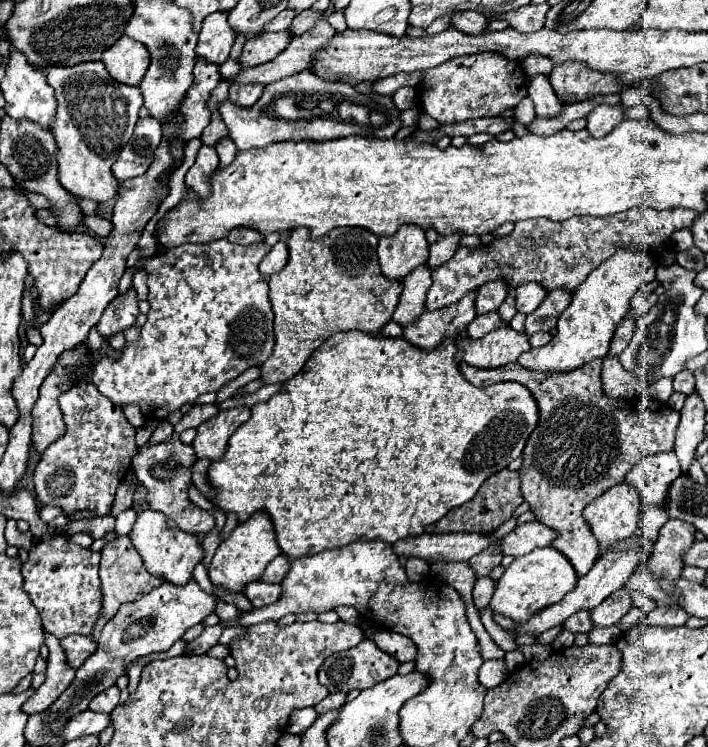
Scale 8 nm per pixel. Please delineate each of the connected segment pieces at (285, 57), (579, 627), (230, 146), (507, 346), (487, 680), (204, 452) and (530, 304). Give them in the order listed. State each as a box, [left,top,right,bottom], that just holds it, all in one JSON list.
[[235,21,337,85],[563,611,593,633],[215,137,237,169],[457,327,529,367],[477,659,509,689],[193,407,249,461],[517,283,547,315]]

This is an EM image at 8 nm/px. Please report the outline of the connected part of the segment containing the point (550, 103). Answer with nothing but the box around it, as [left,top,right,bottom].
[527,75,565,119]

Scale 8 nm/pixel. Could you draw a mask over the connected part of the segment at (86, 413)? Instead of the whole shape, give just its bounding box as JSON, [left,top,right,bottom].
[33,381,137,519]

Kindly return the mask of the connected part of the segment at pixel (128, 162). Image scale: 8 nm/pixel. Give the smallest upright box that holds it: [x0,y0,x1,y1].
[113,117,163,181]

